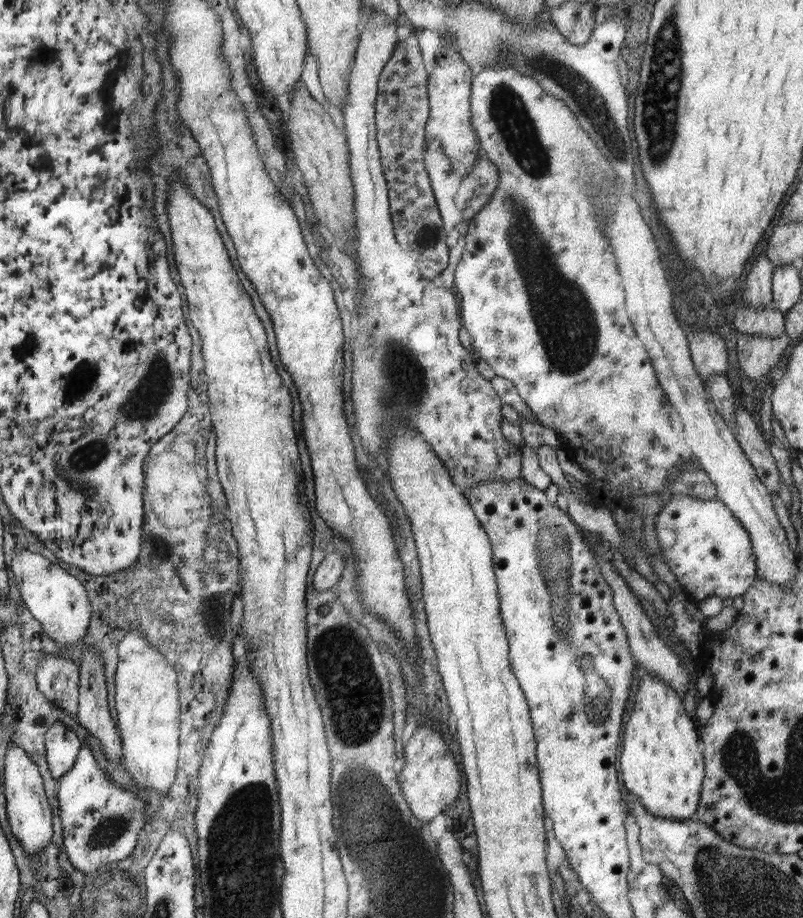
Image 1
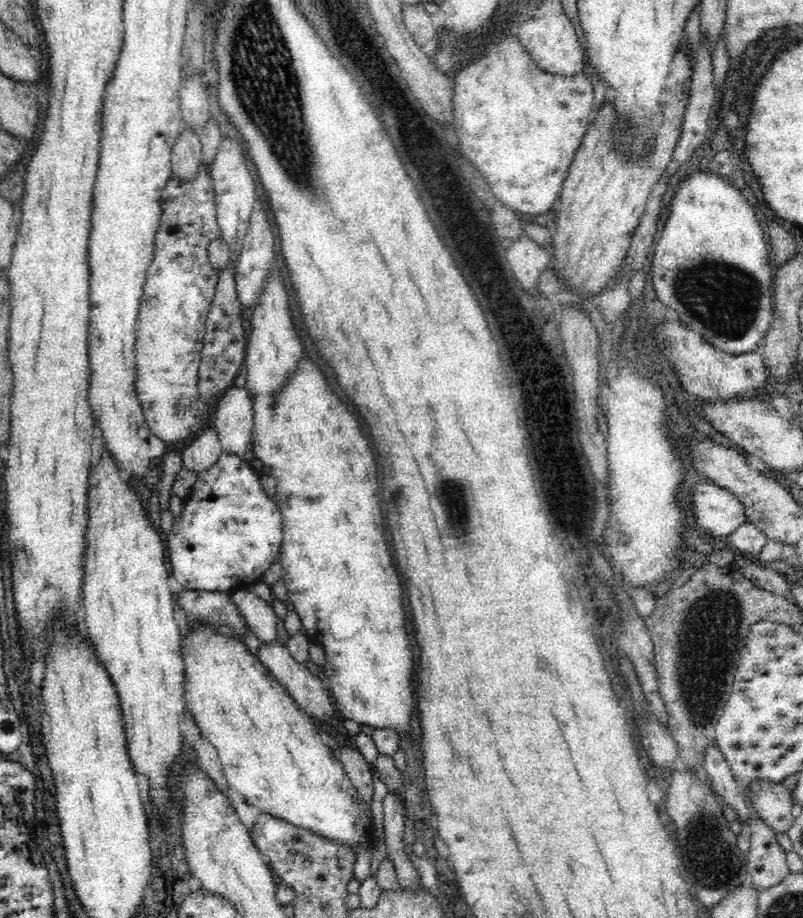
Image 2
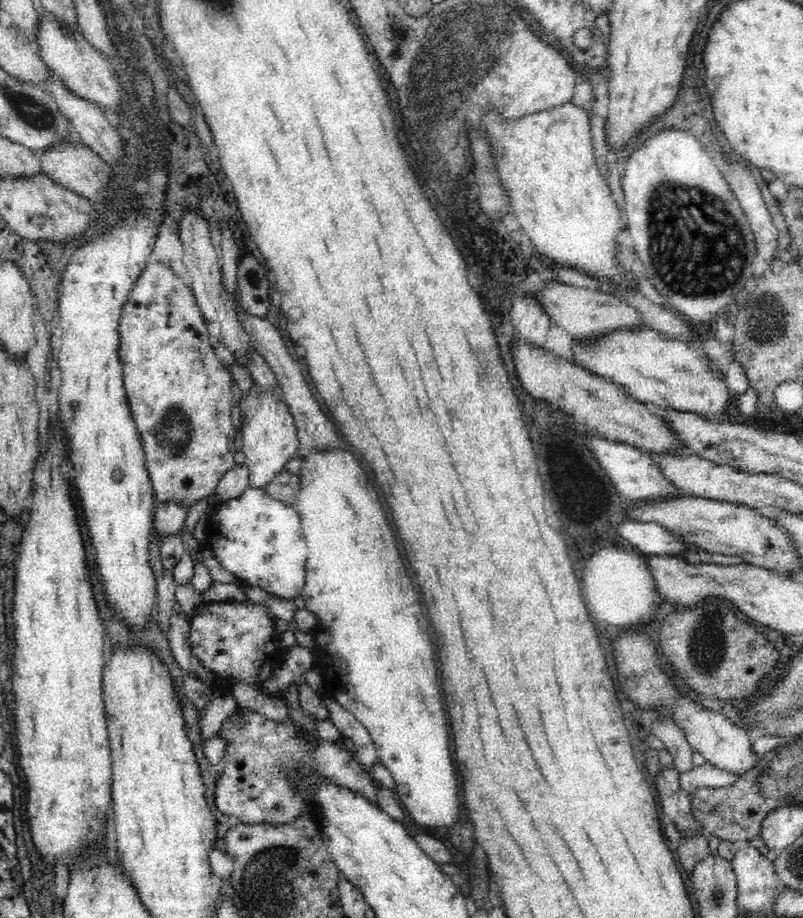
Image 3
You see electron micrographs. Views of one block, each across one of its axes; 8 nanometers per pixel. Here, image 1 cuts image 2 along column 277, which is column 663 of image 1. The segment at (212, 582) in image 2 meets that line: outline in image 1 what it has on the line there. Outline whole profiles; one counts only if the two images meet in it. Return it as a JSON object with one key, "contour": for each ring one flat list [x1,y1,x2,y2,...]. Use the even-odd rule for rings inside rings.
{"contour":[[671,496,656,513,655,532,664,562,676,575,684,593,695,602,712,596,724,600,743,597,758,580,757,558,749,531,718,499]]}

